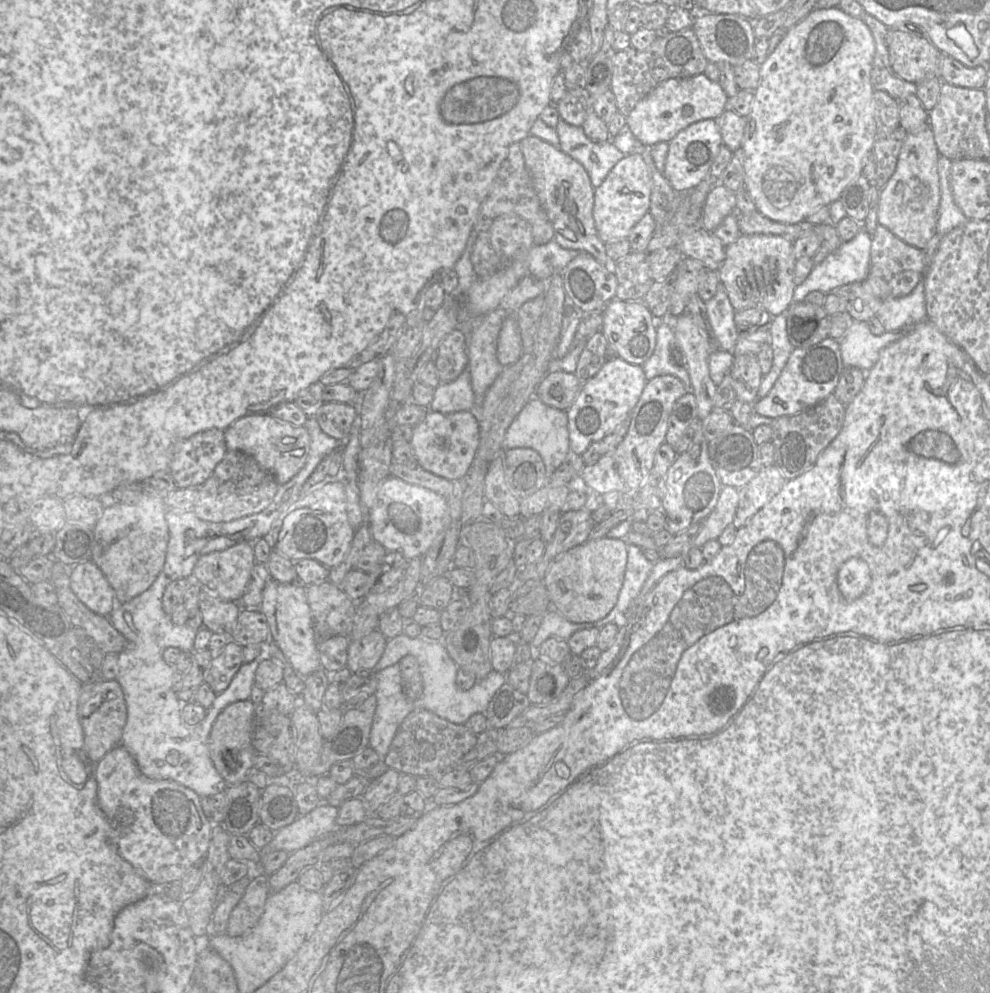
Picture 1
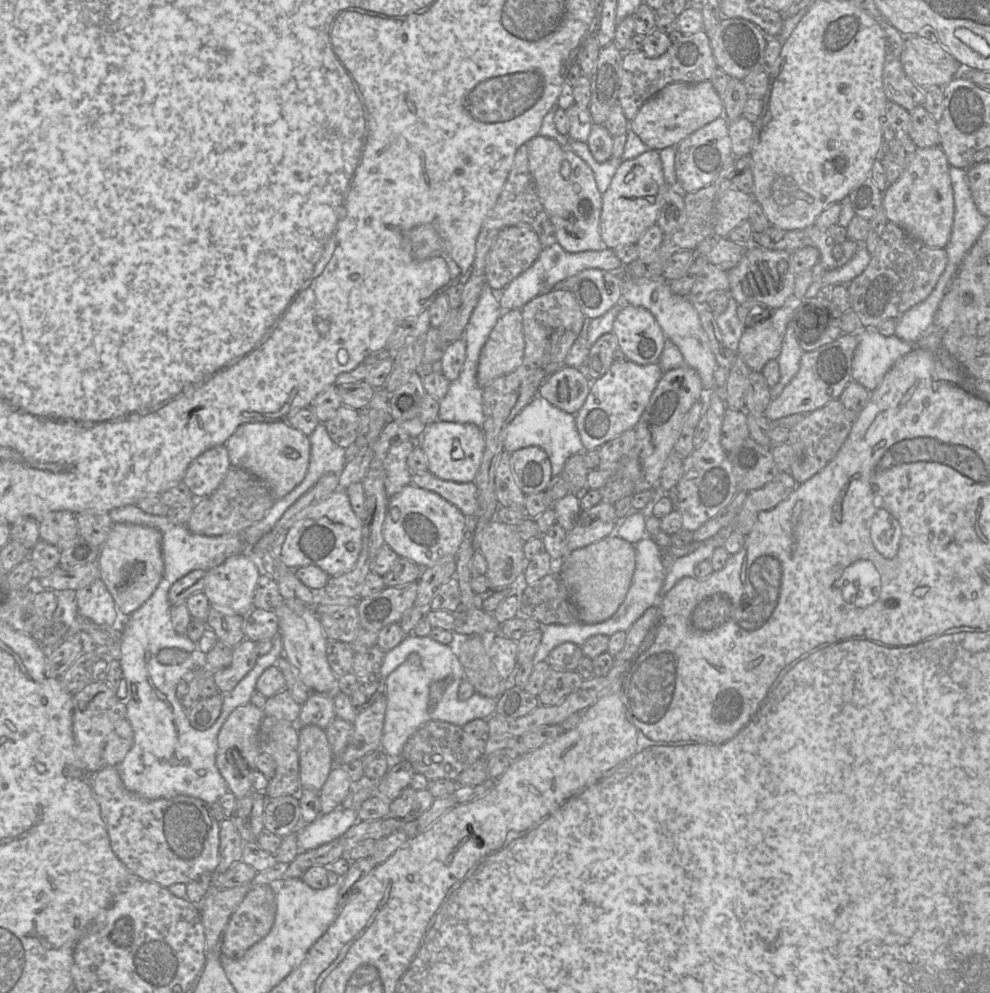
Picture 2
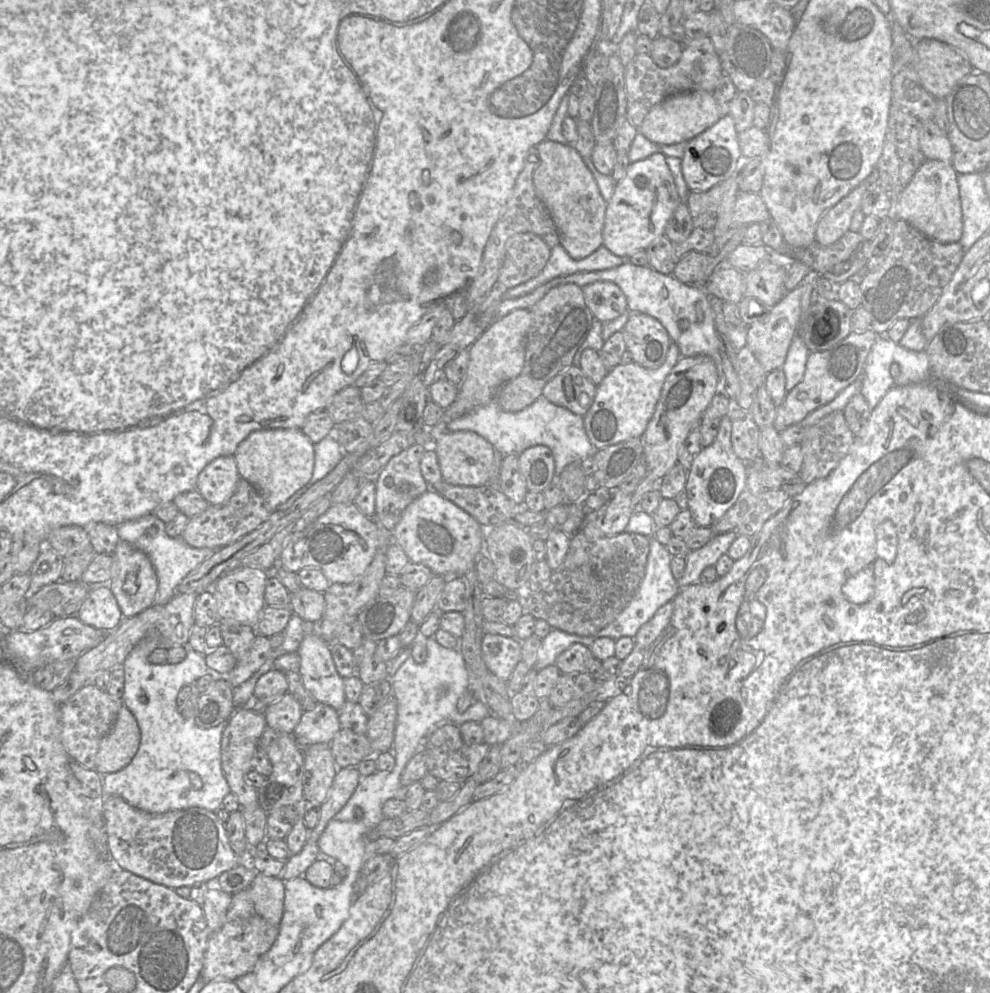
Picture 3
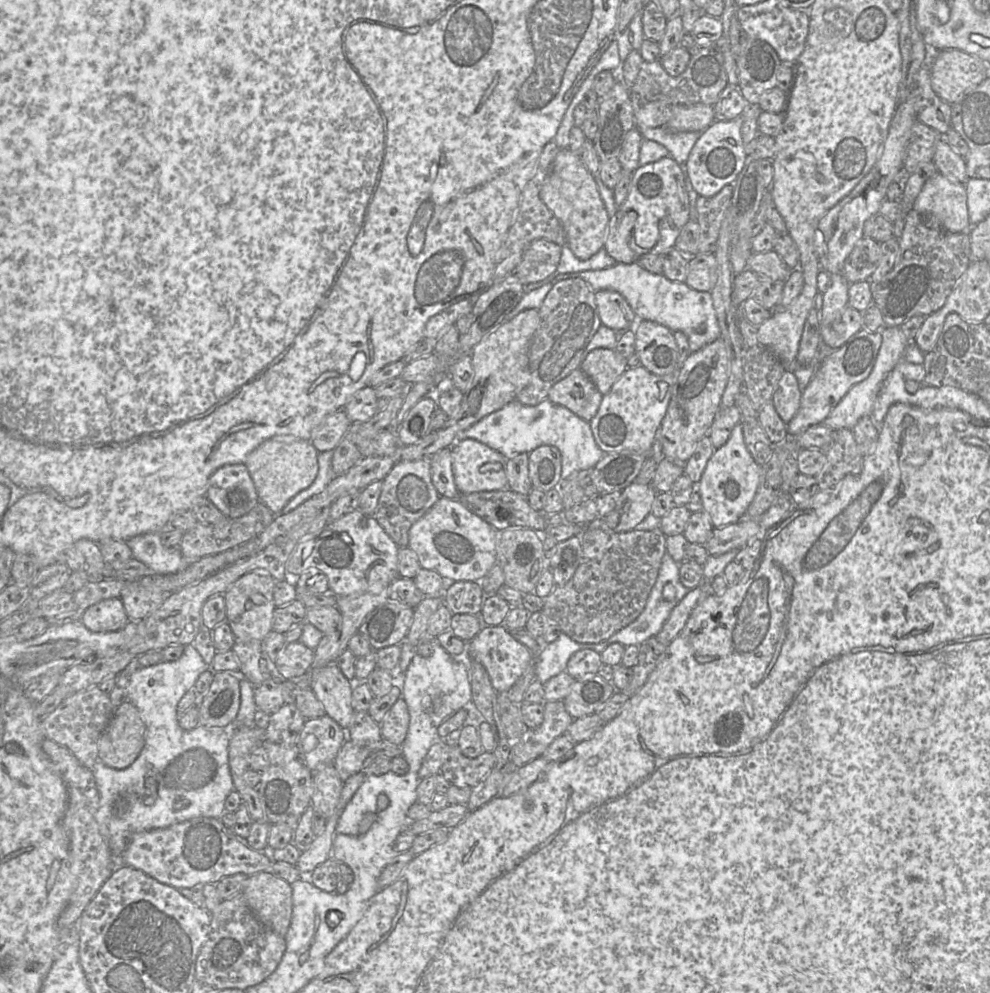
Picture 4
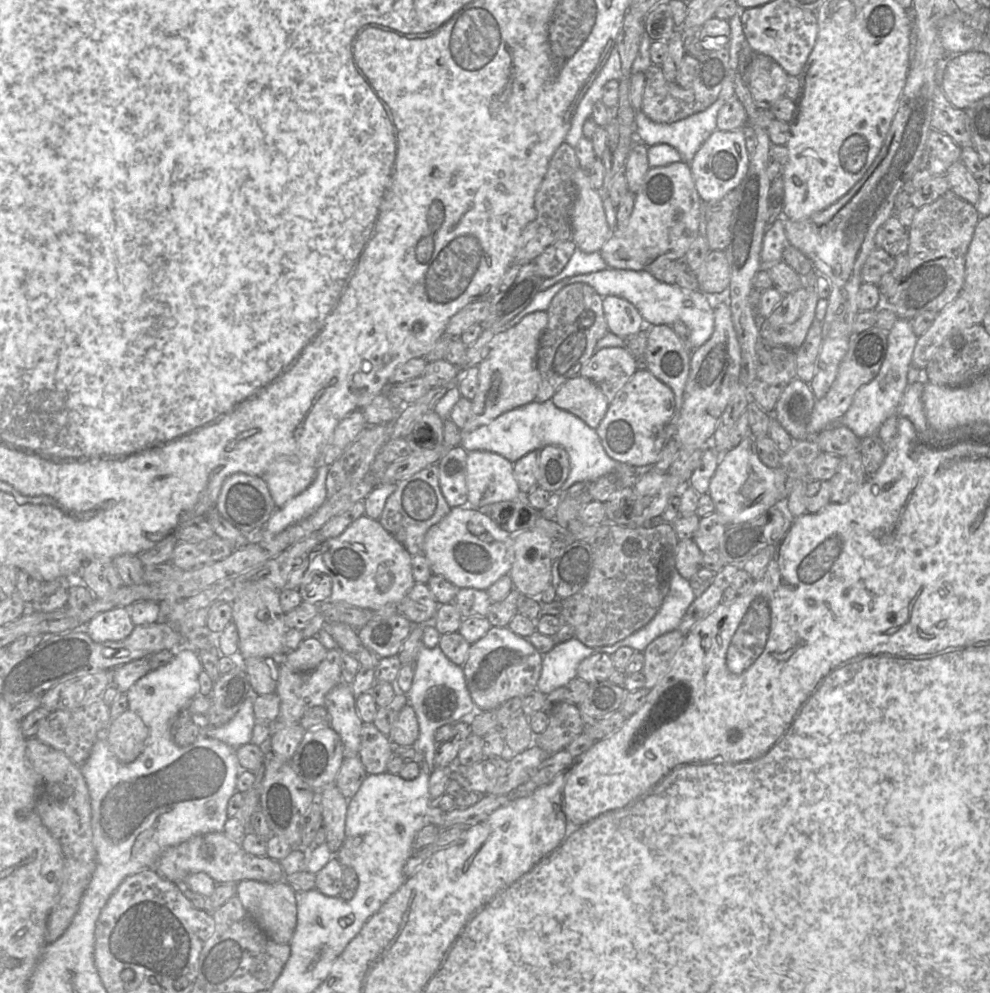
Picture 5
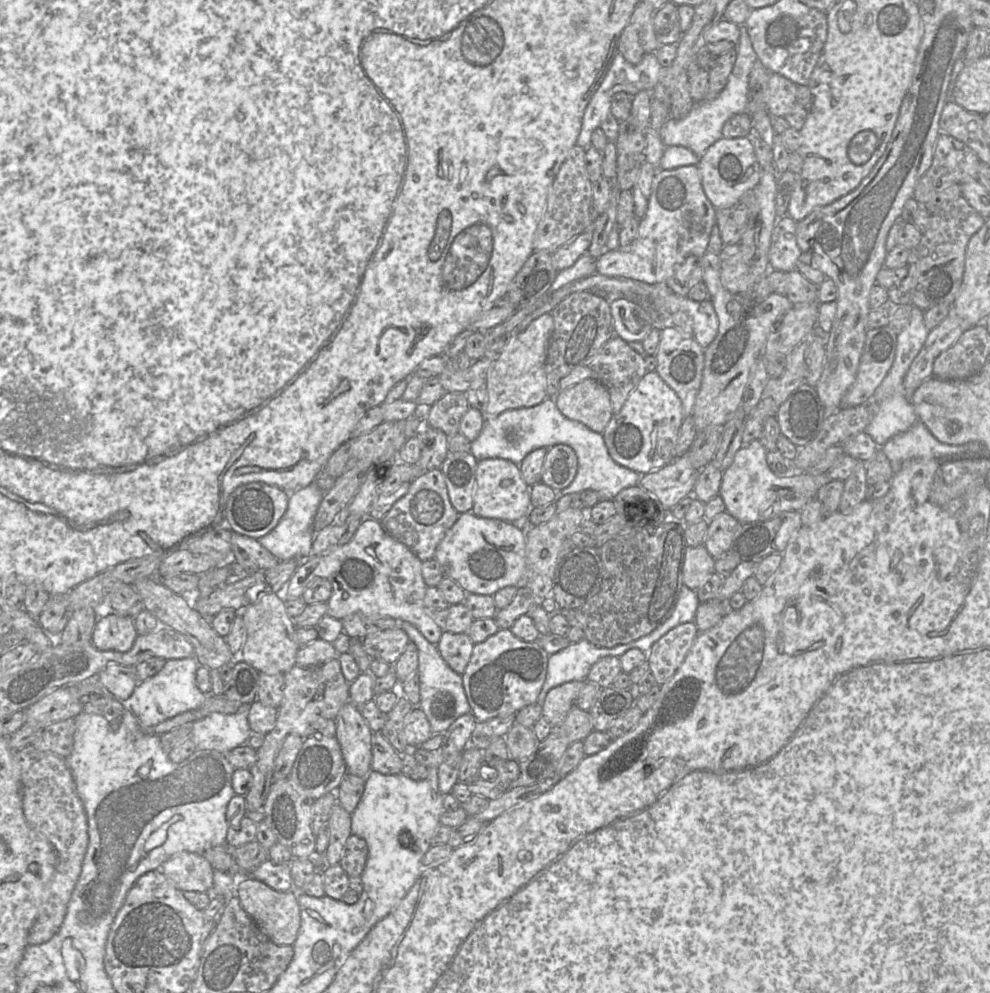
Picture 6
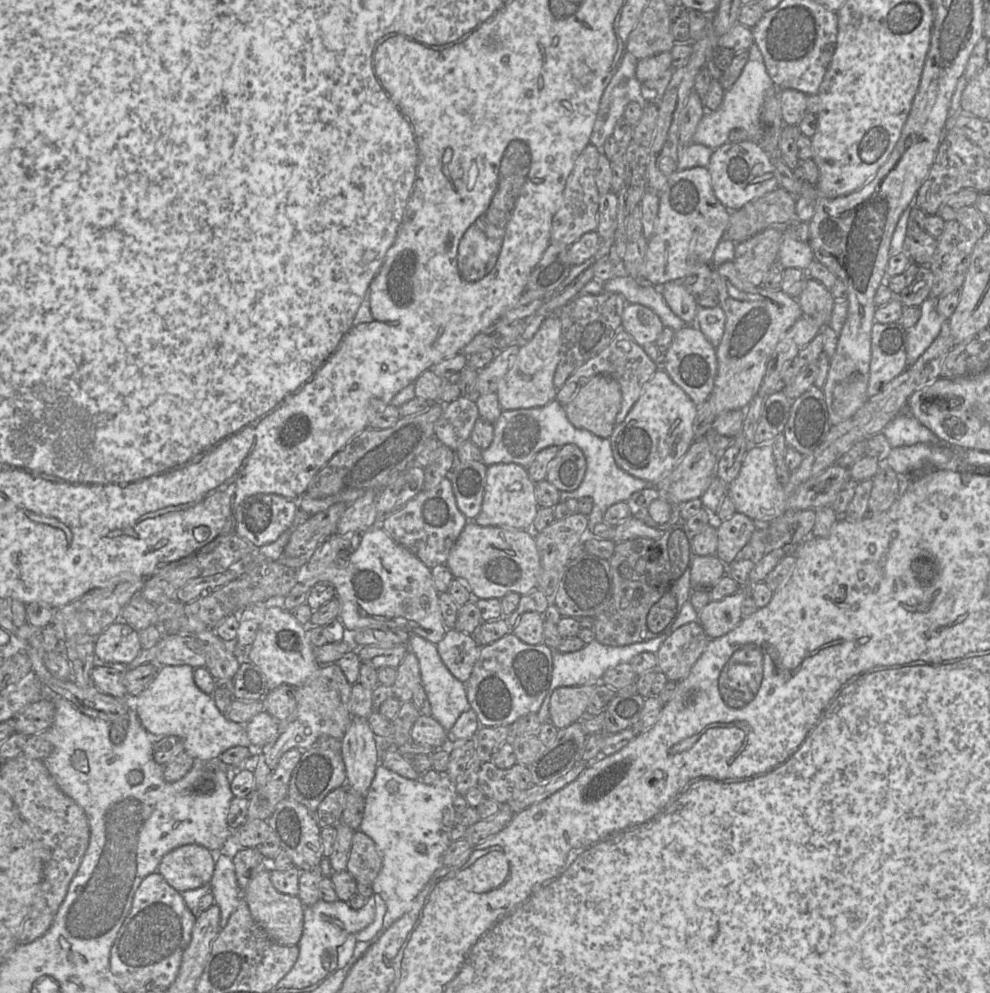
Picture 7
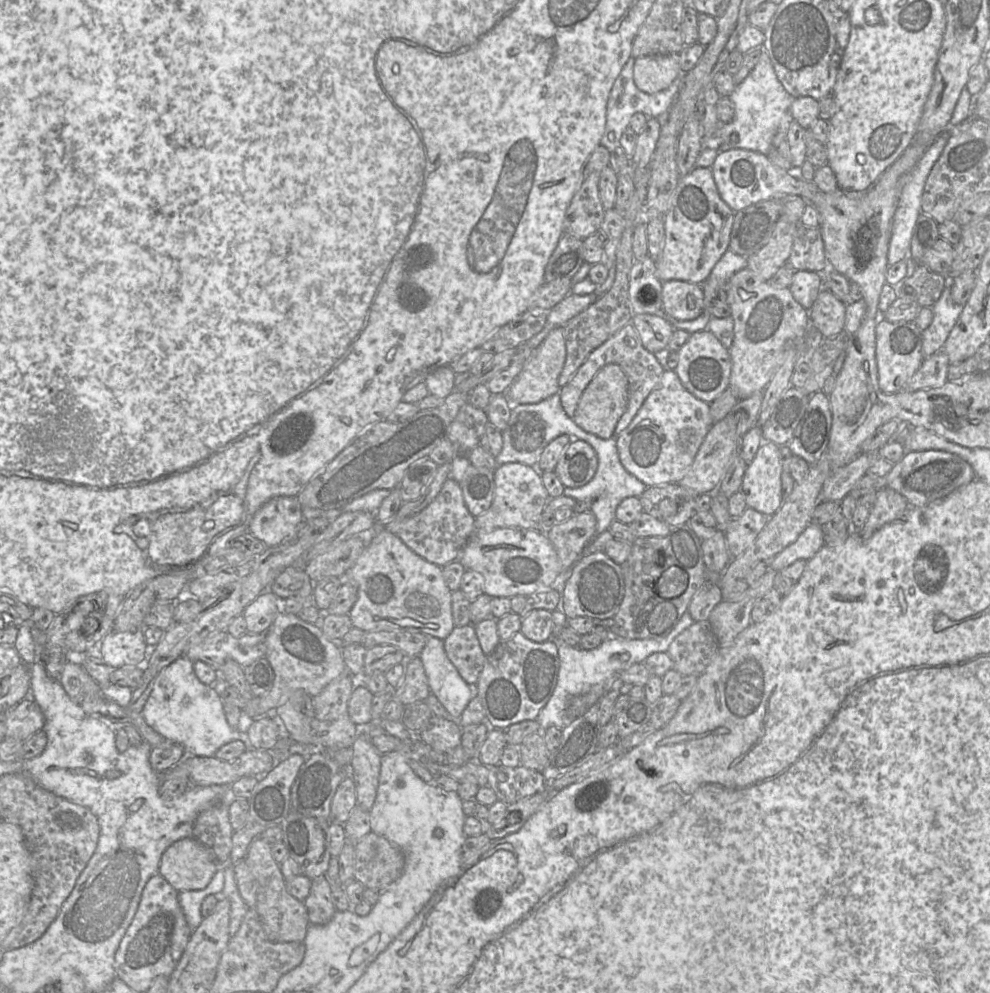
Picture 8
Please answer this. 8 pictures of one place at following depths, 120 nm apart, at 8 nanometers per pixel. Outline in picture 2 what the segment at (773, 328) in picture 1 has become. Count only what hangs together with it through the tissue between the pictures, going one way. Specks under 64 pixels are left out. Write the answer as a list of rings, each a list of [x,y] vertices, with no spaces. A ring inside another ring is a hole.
[[[791,320],[786,327],[781,351],[777,358],[780,379],[775,386],[770,388],[772,399],[776,398],[783,391],[784,387],[799,371],[803,352],[796,340],[794,322]]]

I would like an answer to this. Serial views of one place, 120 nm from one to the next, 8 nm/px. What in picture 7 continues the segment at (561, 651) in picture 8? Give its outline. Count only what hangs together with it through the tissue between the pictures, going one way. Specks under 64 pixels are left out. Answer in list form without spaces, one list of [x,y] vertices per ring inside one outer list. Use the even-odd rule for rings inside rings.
[[[687,600],[684,603],[680,611],[680,614],[677,620],[672,625],[671,629],[669,629],[663,636],[659,638],[625,646],[607,646],[594,640],[590,643],[587,643],[582,649],[569,653],[562,653],[557,651],[557,649],[552,649],[552,659],[553,659],[552,678],[550,681],[547,694],[542,702],[539,711],[537,712],[541,724],[543,722],[549,721],[549,703],[551,695],[555,689],[562,686],[596,685],[597,683],[602,683],[601,678],[607,669],[614,667],[618,664],[629,663],[634,656],[642,652],[652,652],[656,654],[662,643],[675,630],[677,630],[684,624],[697,620],[698,613],[694,609],[690,600]]]

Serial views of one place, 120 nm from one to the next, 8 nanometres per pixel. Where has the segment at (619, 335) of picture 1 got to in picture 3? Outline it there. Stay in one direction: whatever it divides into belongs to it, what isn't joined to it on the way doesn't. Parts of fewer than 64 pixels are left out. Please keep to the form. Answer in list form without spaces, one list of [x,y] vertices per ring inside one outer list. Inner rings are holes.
[[[630,312],[622,332],[635,363],[646,368],[658,368],[664,363],[672,340],[656,318]]]

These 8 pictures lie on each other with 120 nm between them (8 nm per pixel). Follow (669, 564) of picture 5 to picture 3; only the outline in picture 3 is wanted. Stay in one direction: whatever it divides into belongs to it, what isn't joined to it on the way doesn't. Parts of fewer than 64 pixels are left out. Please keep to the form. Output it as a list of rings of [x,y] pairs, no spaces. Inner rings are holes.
[[[582,529],[570,536],[570,546],[563,564],[552,571],[548,585],[526,598],[525,613],[545,620],[552,628],[575,634],[591,636],[613,622],[637,593],[644,578],[650,549],[650,537],[622,532],[614,536],[590,537]]]

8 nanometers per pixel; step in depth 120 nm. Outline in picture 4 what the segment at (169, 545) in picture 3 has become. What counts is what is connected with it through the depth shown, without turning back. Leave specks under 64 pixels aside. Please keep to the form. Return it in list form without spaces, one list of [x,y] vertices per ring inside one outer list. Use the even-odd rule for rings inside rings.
[[[160,531],[149,532],[128,539],[126,543],[132,552],[132,557],[144,563],[151,569],[153,574],[157,575],[174,574],[182,571],[189,564],[194,563],[188,562],[187,559],[180,552],[178,547],[165,547],[161,542],[160,533]]]

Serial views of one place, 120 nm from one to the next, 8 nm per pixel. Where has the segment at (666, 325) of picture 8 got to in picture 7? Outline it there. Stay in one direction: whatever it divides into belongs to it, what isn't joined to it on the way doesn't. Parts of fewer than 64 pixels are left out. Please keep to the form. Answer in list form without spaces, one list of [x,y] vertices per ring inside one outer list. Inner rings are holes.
[[[637,303],[625,305],[621,326],[641,346],[654,343],[664,329],[661,319],[652,309]]]

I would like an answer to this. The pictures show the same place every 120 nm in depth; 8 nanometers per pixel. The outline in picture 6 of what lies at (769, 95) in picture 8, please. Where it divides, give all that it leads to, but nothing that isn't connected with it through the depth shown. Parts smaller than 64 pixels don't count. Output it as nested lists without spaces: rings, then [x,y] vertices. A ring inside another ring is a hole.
[[[745,25],[740,26],[740,37],[736,45],[737,57],[725,88],[711,101],[696,103],[687,116],[682,119],[669,119],[660,130],[663,144],[683,146],[699,158],[716,141],[723,137],[722,128],[725,122],[736,114],[748,113],[749,74],[758,59]]]

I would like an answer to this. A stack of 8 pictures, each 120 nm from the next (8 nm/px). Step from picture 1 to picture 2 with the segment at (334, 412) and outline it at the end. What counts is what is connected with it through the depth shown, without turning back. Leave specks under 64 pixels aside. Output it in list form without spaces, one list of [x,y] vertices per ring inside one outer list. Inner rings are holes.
[[[341,405],[334,415],[324,422],[324,425],[333,442],[343,449],[347,449],[355,443],[359,434],[359,412]]]

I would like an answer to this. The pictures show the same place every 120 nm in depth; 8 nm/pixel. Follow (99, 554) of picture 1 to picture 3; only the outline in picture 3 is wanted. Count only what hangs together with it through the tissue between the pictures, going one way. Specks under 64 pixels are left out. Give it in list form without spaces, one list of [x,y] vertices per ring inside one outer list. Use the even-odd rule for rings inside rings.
[[[120,540],[112,554],[112,578],[108,583],[124,618],[133,617],[154,604],[158,589],[155,568],[149,557],[128,542]]]

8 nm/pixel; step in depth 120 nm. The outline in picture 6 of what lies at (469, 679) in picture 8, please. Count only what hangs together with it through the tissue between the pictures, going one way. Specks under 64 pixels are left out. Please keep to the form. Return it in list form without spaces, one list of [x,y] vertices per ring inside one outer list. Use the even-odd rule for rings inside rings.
[[[444,631],[437,648],[449,667],[462,675],[471,658],[474,645],[467,633]]]

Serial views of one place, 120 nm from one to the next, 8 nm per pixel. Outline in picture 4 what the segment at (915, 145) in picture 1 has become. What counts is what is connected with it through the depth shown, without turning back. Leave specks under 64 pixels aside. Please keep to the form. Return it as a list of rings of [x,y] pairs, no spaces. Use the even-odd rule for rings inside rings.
[[[939,172],[924,183],[913,209],[929,224],[947,232],[971,230],[965,185],[954,183]]]

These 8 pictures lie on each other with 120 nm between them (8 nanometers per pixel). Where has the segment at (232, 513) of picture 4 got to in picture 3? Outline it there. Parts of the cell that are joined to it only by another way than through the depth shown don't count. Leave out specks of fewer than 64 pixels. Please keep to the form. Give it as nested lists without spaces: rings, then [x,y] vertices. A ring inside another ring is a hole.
[[[233,455],[213,459],[200,472],[196,489],[210,505],[222,505],[234,494],[240,475]]]

